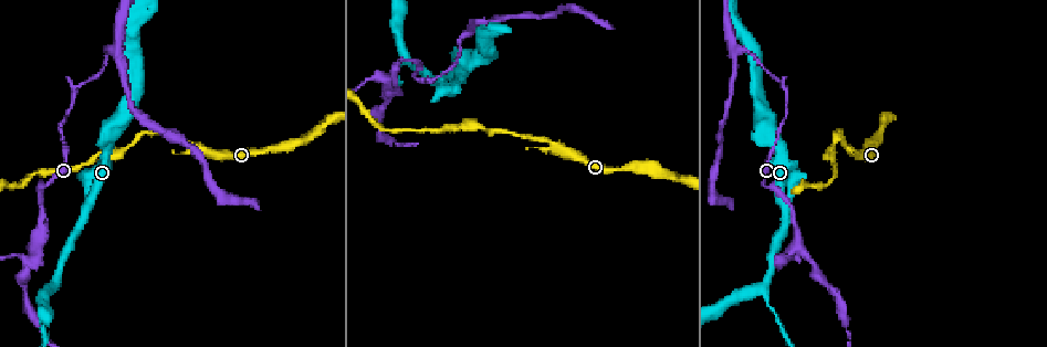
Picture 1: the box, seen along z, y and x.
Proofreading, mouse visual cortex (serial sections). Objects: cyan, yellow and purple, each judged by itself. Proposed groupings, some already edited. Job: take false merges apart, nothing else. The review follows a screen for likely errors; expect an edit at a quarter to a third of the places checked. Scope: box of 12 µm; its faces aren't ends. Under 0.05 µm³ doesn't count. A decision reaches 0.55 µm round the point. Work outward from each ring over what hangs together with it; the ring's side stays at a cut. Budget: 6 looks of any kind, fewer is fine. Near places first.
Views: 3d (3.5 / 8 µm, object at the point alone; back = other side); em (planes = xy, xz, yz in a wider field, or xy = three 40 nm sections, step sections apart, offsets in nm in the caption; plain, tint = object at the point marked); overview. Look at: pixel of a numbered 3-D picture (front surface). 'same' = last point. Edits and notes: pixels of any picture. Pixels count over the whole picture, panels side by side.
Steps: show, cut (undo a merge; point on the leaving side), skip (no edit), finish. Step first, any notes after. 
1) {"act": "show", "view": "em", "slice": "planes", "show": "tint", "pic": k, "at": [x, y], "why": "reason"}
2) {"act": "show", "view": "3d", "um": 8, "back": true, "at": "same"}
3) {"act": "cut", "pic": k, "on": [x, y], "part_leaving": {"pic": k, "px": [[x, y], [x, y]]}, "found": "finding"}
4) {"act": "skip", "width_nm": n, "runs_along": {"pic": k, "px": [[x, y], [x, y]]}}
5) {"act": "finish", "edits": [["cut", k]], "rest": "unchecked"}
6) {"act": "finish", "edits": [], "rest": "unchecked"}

{"act": "show", "view": "em", "slice": "xy", "step": 1, "show": "tint", "pic": 1, "at": [38, 246], "why": "abrupt turn"}

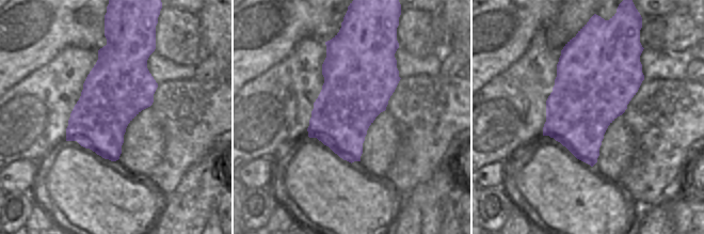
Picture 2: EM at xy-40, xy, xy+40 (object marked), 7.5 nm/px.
{"act": "show", "view": "3d", "um": 3.5, "at": "same"}

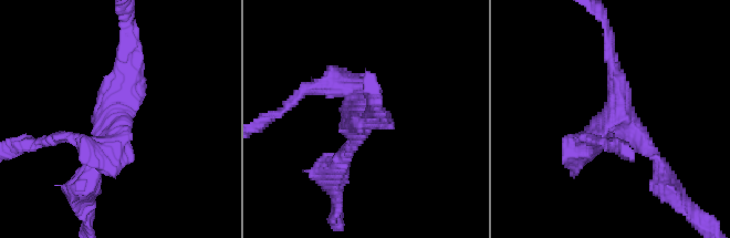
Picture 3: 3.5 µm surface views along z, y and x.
{"act": "cut", "pic": 3, "on": [62, 136], "part_leaving": {"pic": 3, "px": [[108, 143], [23, 143]]}, "found": "two cells meet here"}

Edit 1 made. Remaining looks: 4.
{"act": "show", "view": "3d", "um": 3.5, "pic": 1, "at": [49, 290], "why": "branch point"}

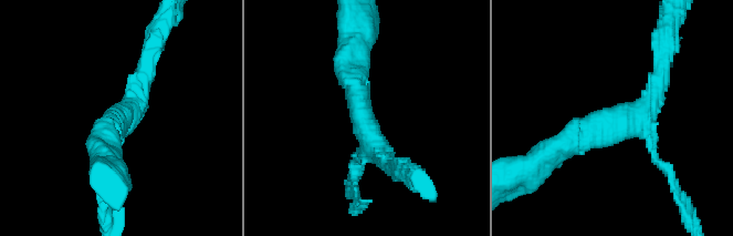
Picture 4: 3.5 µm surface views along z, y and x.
{"act": "show", "view": "em", "slice": "planes", "show": "tint", "pic": 4, "at": [632, 117], "arms": 3, "arm_widths_nm": [150, 250, 350]}

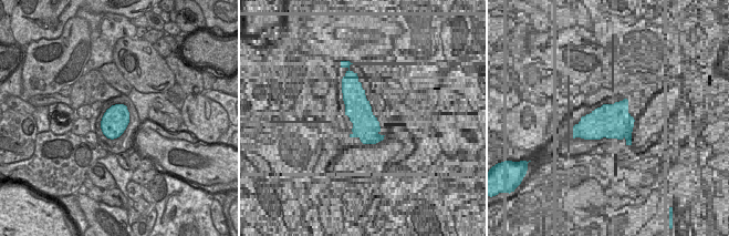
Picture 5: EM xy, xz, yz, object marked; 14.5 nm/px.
{"act": "skip", "found": "one cell here"}

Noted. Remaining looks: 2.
{"act": "show", "view": "3d", "um": 3.5, "pic": 1, "at": [115, 48], "why": "three-way junction"}

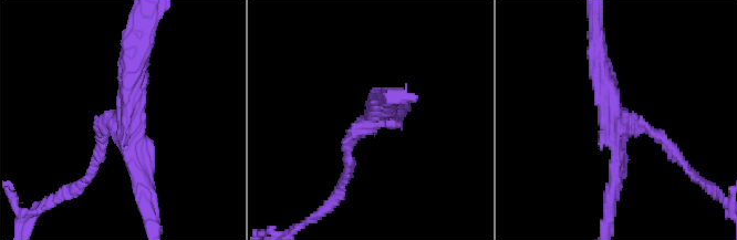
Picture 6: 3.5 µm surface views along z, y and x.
{"act": "show", "view": "em", "slice": "planes", "show": "tint", "pic": 6, "at": [367, 127], "arms": 3, "arm_widths_nm": [150, 200, 300], "why": "now the EM"}

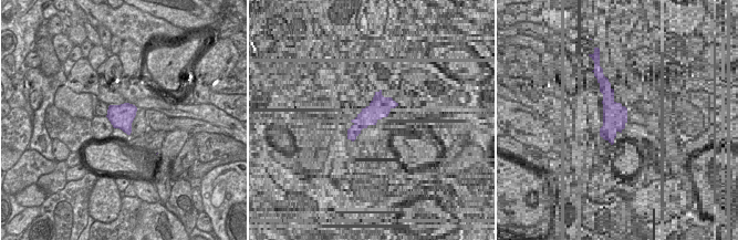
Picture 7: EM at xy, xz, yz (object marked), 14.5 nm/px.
{"act": "skip", "runs_along": {"pic": 6, "px": [[344, 178], [354, 133], [392, 114]]}, "found": "one cell here"}

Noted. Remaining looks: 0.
{"act": "finish", "edits": [["cut", 3]], "rest": "unchecked"}

